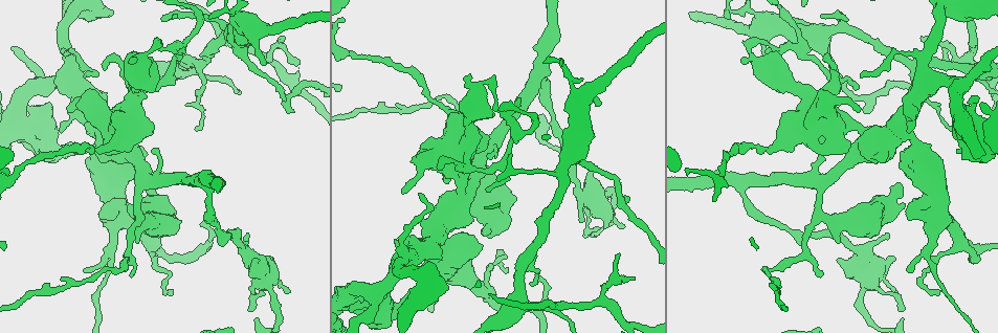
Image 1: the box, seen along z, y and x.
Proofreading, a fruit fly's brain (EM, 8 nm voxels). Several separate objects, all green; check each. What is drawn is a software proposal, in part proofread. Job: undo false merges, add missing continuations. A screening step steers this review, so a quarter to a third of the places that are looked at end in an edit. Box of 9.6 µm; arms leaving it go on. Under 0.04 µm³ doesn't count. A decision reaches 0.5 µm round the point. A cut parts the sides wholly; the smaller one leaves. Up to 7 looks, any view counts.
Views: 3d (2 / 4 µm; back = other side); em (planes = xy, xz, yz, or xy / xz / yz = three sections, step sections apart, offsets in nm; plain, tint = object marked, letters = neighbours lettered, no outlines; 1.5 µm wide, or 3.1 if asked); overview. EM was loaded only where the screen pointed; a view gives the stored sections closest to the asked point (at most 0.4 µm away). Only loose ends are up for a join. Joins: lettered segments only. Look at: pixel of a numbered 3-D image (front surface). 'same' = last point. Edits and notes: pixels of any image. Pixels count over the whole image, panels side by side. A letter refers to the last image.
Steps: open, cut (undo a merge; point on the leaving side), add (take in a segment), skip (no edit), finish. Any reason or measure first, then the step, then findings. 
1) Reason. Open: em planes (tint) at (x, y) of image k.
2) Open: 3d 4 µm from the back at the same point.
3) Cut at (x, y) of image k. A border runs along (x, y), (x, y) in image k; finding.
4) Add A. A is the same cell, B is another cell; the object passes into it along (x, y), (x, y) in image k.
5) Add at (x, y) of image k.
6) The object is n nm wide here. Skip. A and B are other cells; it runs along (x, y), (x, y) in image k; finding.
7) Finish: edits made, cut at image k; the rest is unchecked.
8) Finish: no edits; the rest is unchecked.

Open: em xy step 4 (letters) at (132, 276) of image 1.

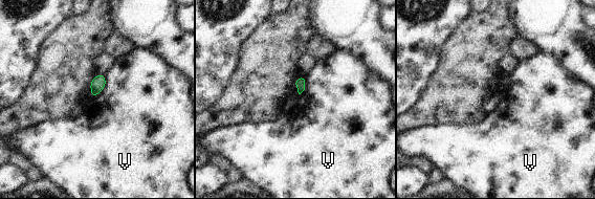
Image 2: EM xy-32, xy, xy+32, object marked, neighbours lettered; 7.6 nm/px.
Open: em planes (letters) at the same point.

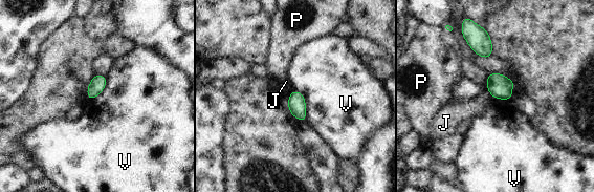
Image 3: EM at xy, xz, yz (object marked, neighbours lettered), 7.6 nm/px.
The object is 120 nm wide here. Skip. J, P and V are other cells; a border runs along (292, 89), (303, 94), (306, 121) in image 3; no lettered segment goes on from it.

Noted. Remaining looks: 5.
Stops while still wide. Open: em yz step 8 (tint) at (939, 157) of image 1.

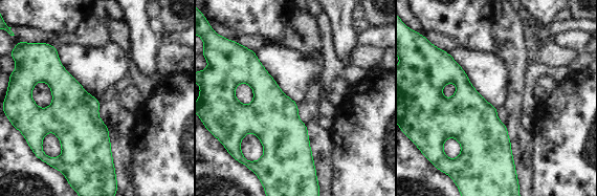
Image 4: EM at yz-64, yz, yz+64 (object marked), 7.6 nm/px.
Open: em planes (letters) at the same point.

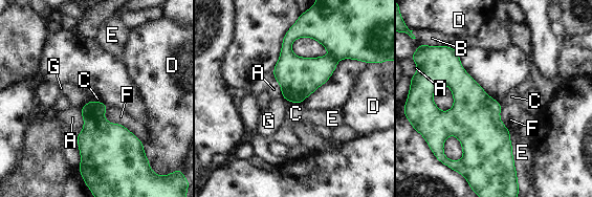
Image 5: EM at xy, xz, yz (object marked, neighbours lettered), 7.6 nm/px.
Skip. A, B, C, D, E, F and G are other cells; a border runs along (296, 103), (301, 104) in image 5; no lettered segment goes on from it.

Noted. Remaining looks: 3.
Tapers out. Open: em planes (letters) at (847, 20) of image 1.

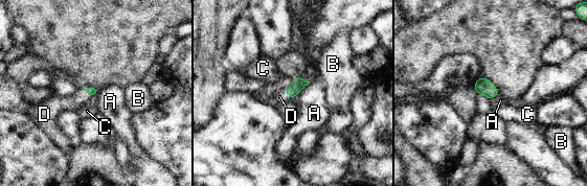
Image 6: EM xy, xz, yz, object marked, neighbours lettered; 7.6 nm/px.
The longest contact is with A, 180 nm. Add D. D is the same cell, A, B and C are other cells; the object passes into it along (91, 91), (88, 94), (58, 103) in image 6; it goes on there.

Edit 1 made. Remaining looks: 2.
Finish: edits made, add at image 6; the rest is unchecked.

